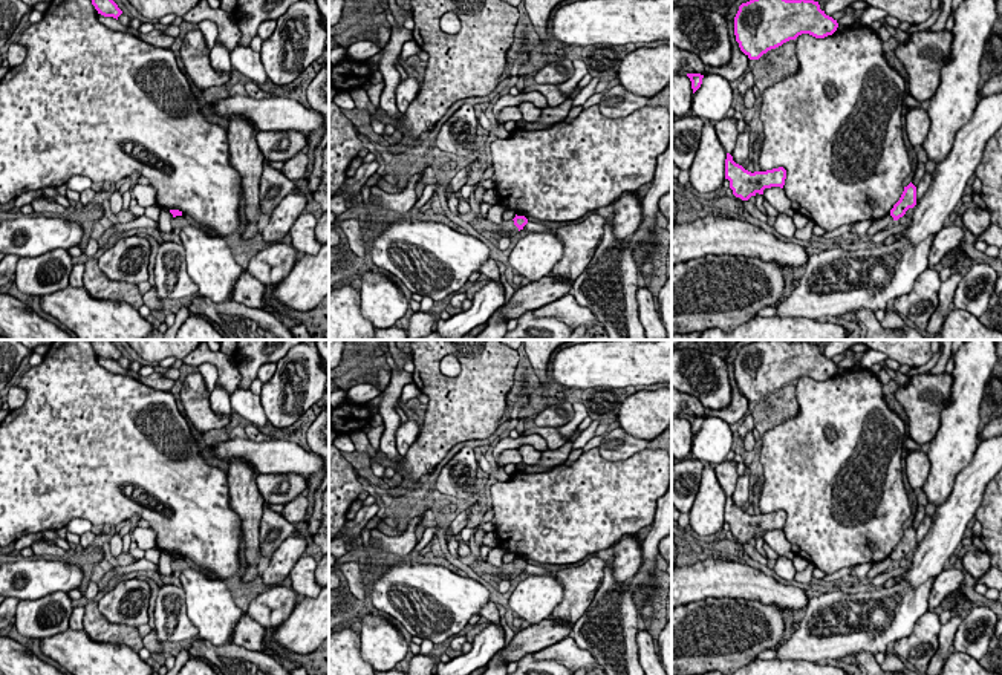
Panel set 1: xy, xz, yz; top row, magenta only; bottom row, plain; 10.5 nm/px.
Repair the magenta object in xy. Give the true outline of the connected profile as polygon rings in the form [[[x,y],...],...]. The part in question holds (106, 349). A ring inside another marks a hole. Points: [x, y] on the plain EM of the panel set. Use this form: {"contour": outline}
{"contour": [[[90,340],[90,343],[98,357],[104,360],[113,360],[118,363],[118,360],[122,357],[122,354],[112,343],[112,340]]]}

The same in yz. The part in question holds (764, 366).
{"contour": [[[756,340],[742,346],[734,360],[736,384],[750,403],[759,403],[802,377],[825,381],[837,370],[837,363],[826,358],[818,344],[805,341]]]}

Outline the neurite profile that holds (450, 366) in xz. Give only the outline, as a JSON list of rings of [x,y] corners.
[[[447,355],[441,360],[441,372],[447,377],[457,377],[460,373],[460,364],[456,357]]]

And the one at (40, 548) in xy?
[[[37,540],[31,545],[34,556],[38,559],[61,559],[66,551],[57,545],[49,545],[44,540]]]

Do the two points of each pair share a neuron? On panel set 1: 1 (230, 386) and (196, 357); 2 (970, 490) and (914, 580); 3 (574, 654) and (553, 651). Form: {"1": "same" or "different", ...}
{"1": "same", "2": "same", "3": "same"}

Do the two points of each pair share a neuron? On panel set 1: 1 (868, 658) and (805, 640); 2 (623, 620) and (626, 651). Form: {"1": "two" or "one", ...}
{"1": "two", "2": "one"}

